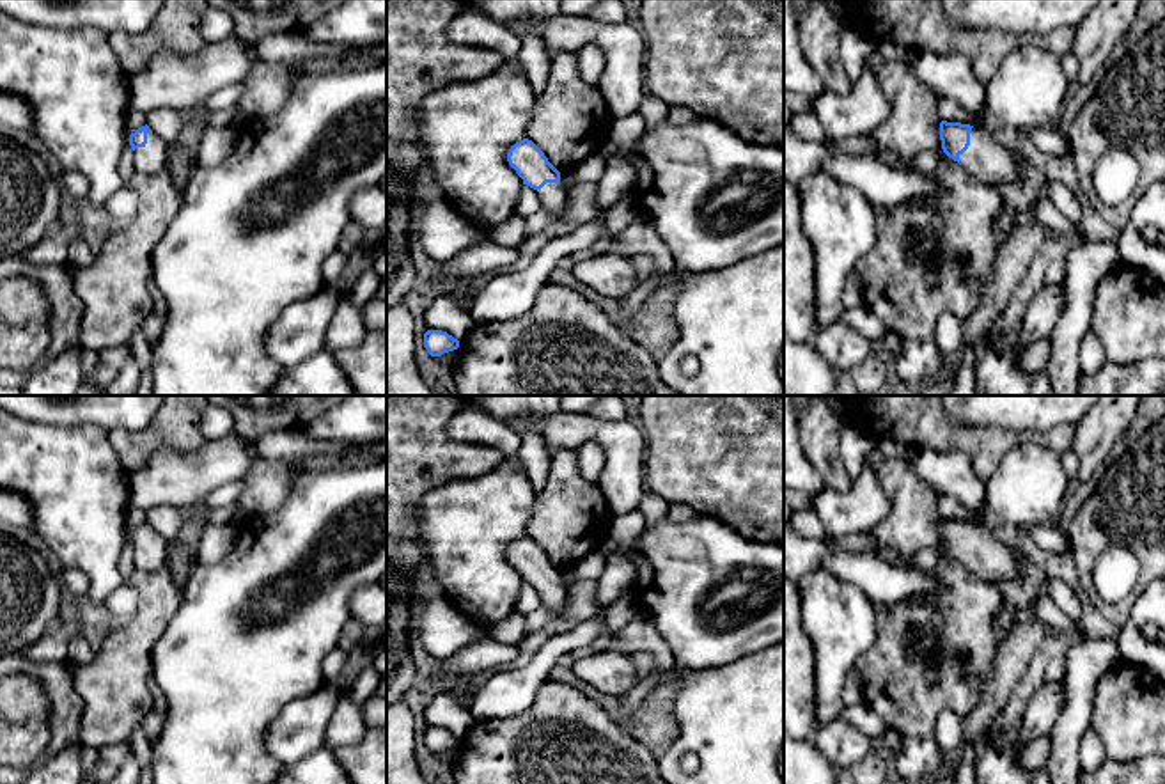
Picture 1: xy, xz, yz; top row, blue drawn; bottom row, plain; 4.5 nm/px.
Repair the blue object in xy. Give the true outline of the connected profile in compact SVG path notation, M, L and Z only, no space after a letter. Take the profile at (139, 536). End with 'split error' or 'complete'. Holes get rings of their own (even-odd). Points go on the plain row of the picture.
M147 521L129 532L137 571L154 571L167 566L168 541Z | split error

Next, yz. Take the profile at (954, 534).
M940 520L943 550L977 576L1002 584L1023 582L1025 557L1007 548L988 529L961 520Z | split error

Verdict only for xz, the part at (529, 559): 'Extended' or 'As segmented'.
Extended

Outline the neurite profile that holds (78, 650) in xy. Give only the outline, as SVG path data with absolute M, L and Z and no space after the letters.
M76 637L67 646L67 660L69 662L89 662L96 651L89 646L83 637Z

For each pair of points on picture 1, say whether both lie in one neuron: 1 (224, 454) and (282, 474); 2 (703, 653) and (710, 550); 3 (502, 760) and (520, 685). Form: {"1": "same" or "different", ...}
{"1": "different", "2": "same", "3": "different"}

